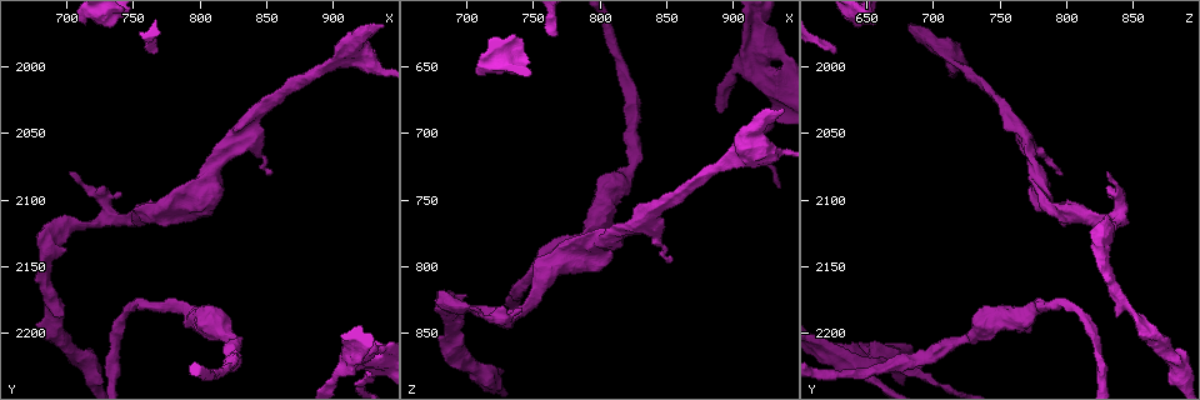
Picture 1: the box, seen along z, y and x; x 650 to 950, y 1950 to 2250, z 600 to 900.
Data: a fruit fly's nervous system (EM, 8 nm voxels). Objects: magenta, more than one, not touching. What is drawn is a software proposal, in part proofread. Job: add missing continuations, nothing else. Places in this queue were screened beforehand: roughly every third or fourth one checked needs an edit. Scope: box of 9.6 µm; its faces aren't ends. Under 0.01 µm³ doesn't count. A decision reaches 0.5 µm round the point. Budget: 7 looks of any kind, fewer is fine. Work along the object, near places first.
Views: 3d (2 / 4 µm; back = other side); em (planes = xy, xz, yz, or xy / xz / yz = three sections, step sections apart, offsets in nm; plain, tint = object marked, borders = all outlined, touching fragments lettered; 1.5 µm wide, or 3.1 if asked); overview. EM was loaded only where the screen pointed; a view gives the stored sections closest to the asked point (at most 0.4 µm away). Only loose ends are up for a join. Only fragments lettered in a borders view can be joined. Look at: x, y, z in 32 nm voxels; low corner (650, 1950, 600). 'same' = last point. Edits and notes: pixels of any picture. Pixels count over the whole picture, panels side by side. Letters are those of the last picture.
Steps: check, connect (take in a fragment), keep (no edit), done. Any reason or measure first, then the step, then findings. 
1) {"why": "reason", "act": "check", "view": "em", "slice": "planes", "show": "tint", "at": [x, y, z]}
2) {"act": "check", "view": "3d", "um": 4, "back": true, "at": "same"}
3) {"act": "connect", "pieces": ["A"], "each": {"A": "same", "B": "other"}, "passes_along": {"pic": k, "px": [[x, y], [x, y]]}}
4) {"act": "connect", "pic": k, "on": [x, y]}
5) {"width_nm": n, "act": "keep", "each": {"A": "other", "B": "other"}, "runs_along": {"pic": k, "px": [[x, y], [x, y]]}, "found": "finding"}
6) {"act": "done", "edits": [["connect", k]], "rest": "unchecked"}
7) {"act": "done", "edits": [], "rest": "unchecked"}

{"why": "tapers out", "act": "check", "view": "em", "slice": "xz", "step": 4, "show": "borders", "at": [766, 1988, 626]}

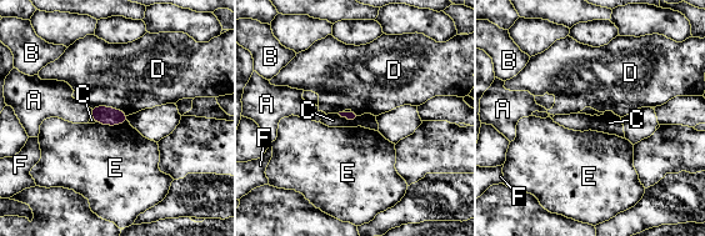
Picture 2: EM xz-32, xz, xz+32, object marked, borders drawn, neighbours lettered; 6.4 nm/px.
{"act": "keep", "each": {"A": "other", "B": "other", "C": "other", "D": "other", "E": "other", "F": "other"}, "border": {"pic": 2, "px": [[126, 120], [114, 125], [96, 122]]}, "found": "none of them fits"}

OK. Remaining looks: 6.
{"why": "an open end", "act": "check", "view": "em", "slice": "planes", "show": "borders", "at": [704, 2078, 832]}

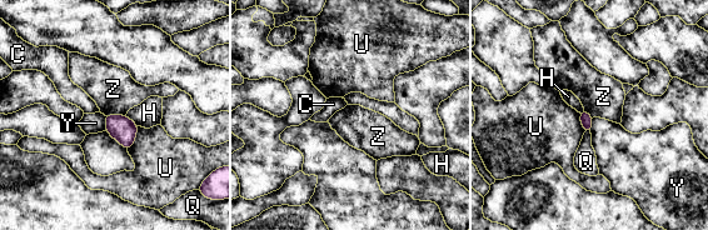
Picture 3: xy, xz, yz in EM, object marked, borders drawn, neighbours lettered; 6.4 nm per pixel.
{"act": "keep", "each": {"C": "other", "H": "other", "Q": "other", "U": "other", "Y": "other", "Z": "other"}, "border": {"pic": 3, "px": [[104, 114], [125, 115]]}, "found": "no lettered fragment goes on from it"}

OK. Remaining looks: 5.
{"why": "free end", "act": "check", "view": "em", "slice": "planes", "show": "borders", "at": [852, 2082, 794]}

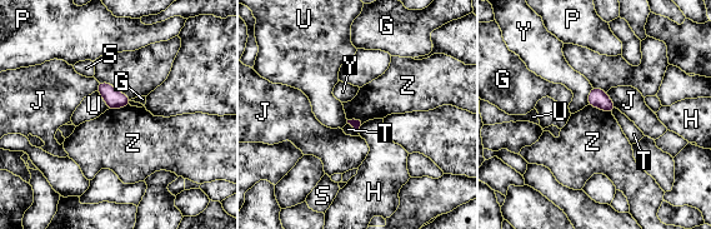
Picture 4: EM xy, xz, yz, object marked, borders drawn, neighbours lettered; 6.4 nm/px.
{"longest_contact_nm": ["Z", 160], "act": "keep", "each": {"G": "other", "H": "other", "J": "other", "P": "other", "S": "other", "T": "other", "U": "other", "Y": "other", "Z": "other"}, "border": {"pic": 4, "px": [[589, 104], [611, 113]]}, "found": "none of them fits"}

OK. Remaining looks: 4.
{"act": "done", "edits": [], "rest": "unchecked"}

